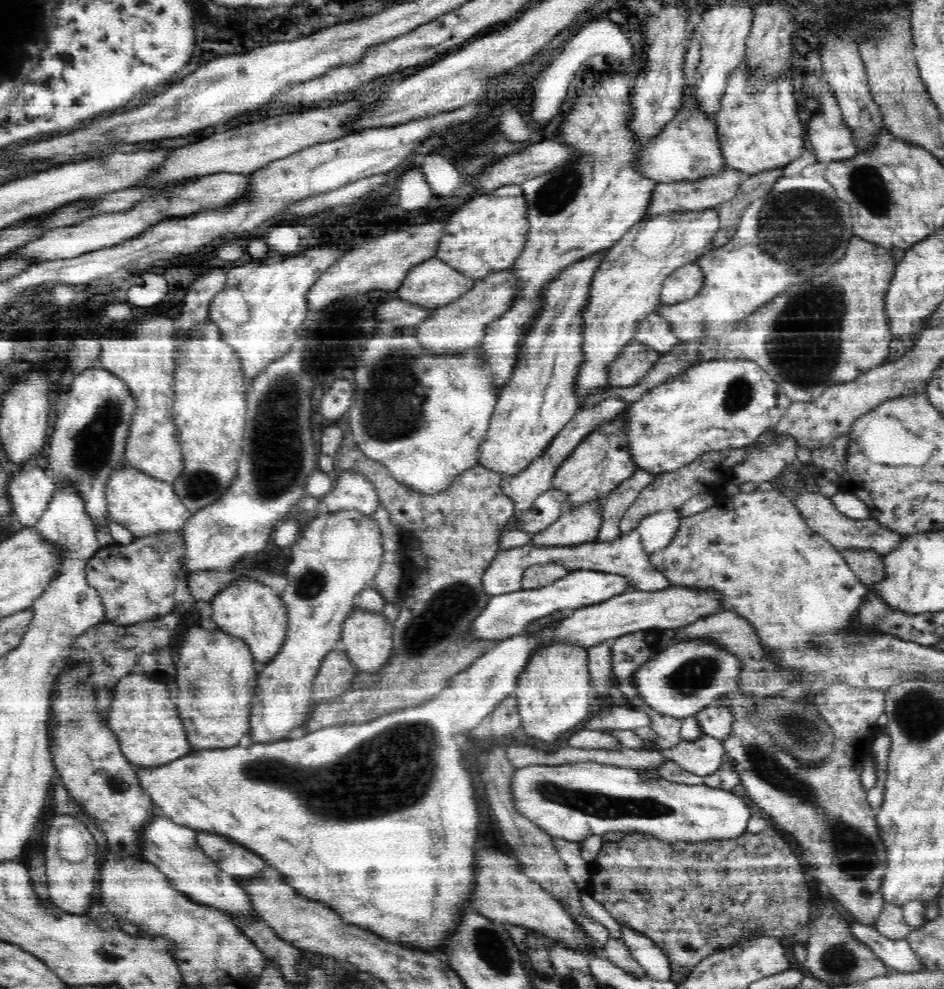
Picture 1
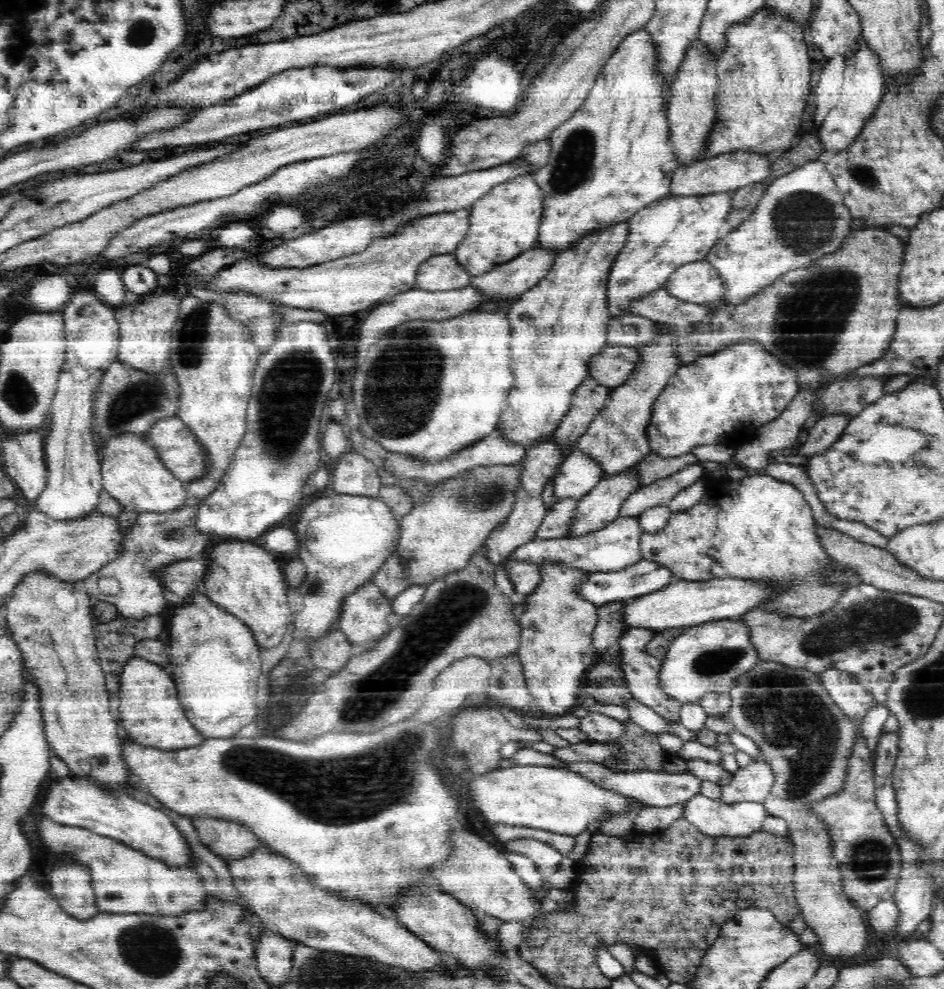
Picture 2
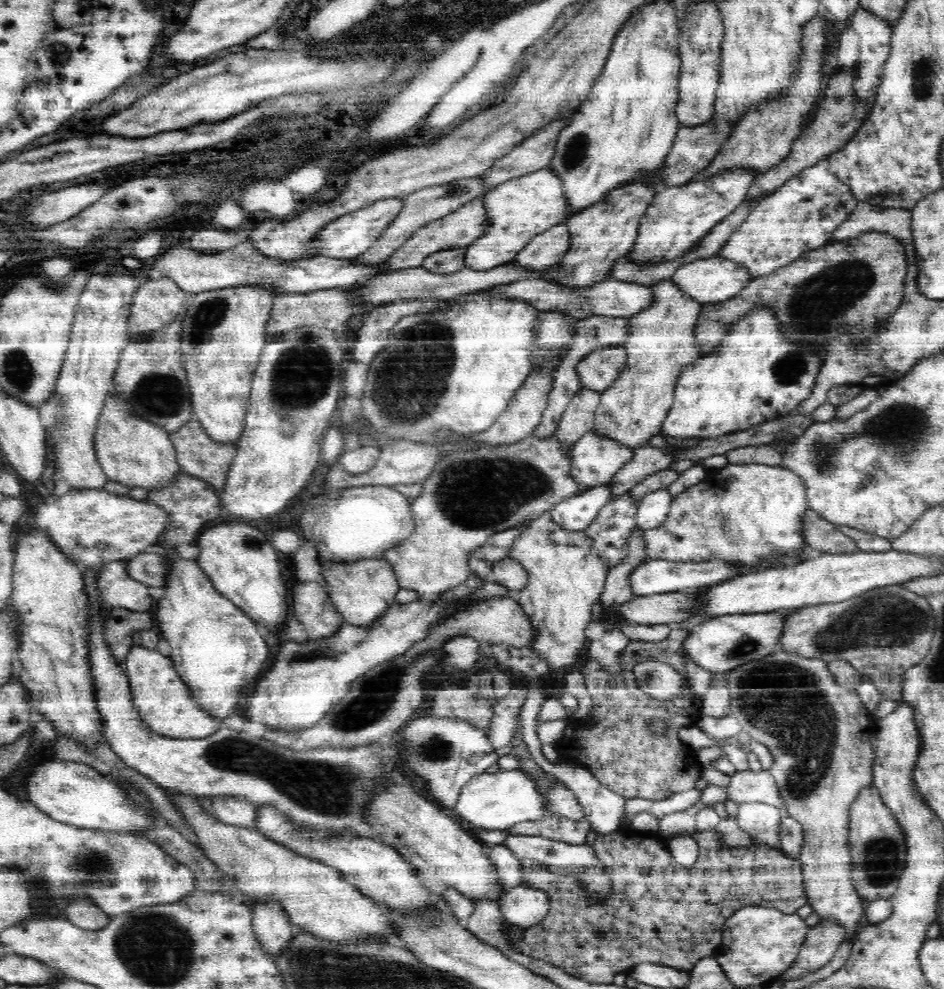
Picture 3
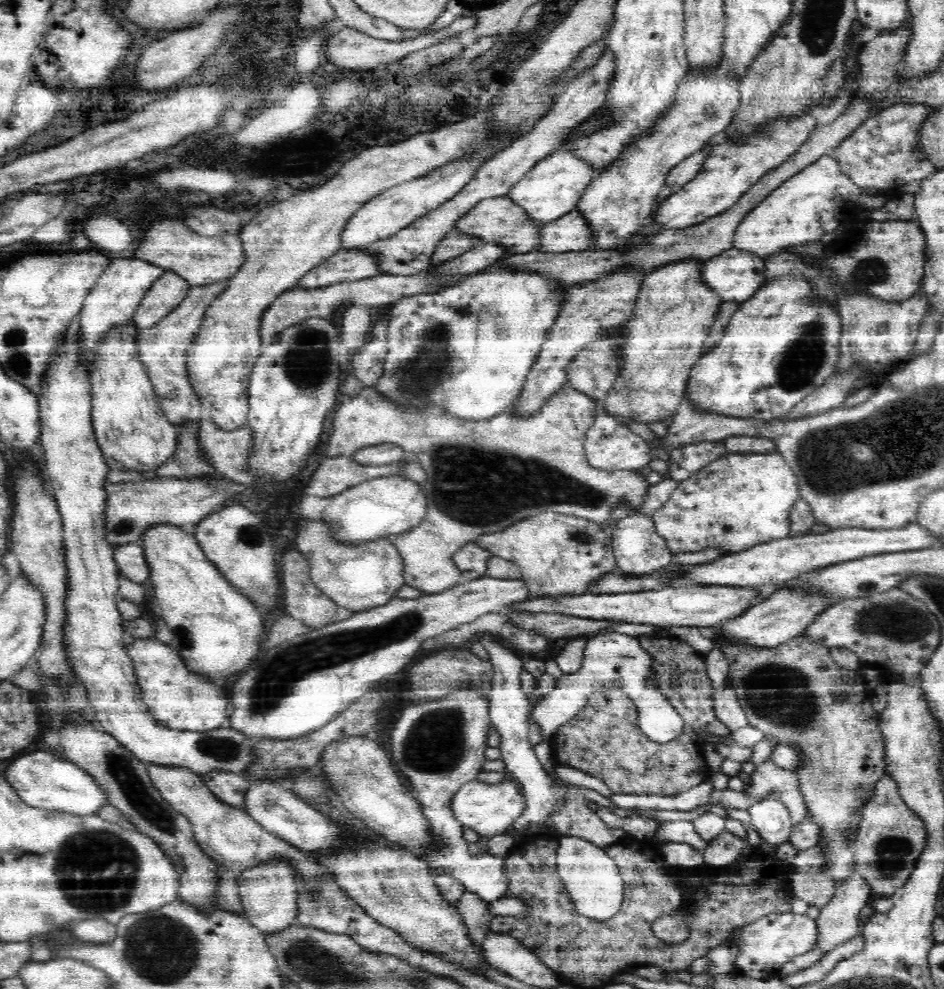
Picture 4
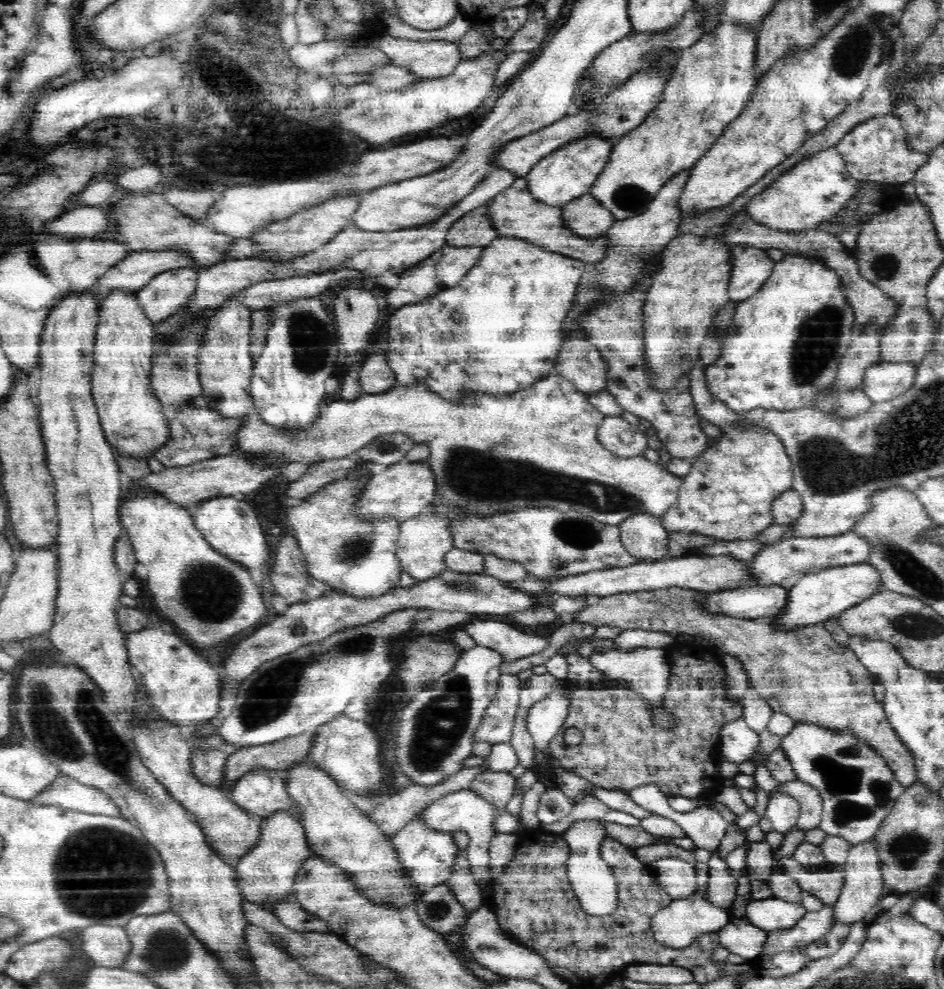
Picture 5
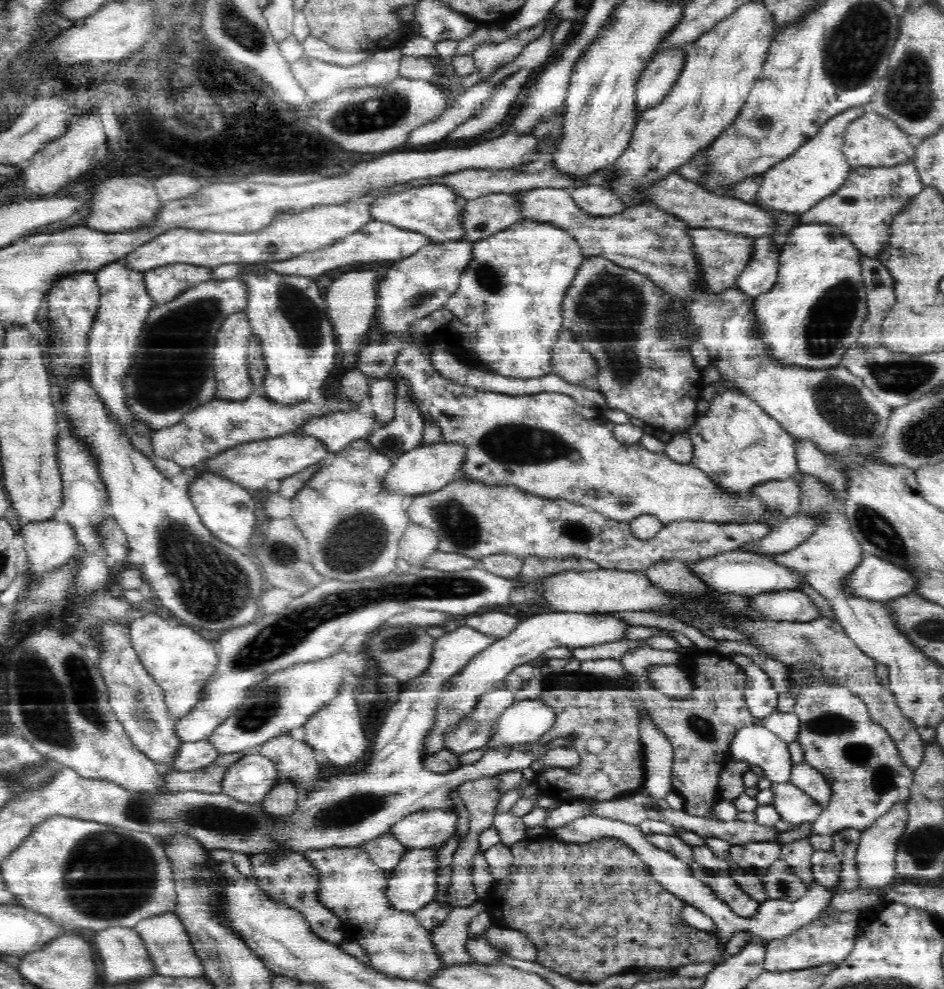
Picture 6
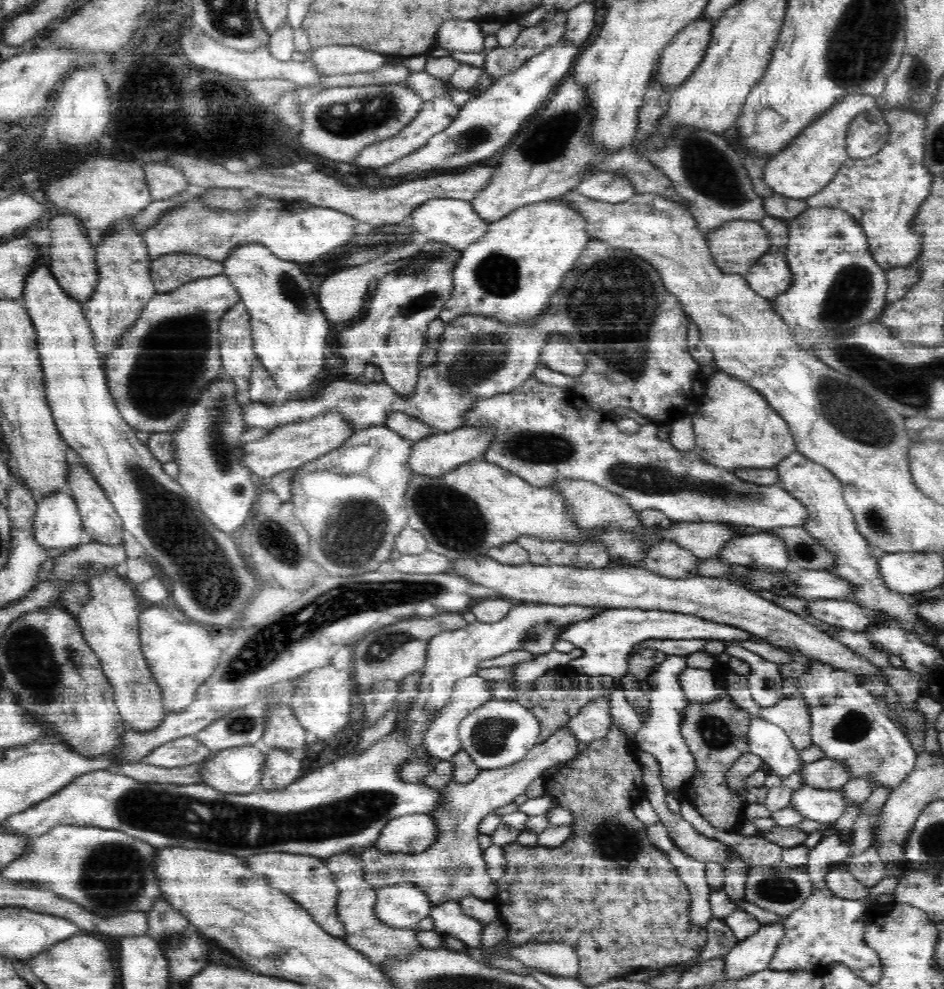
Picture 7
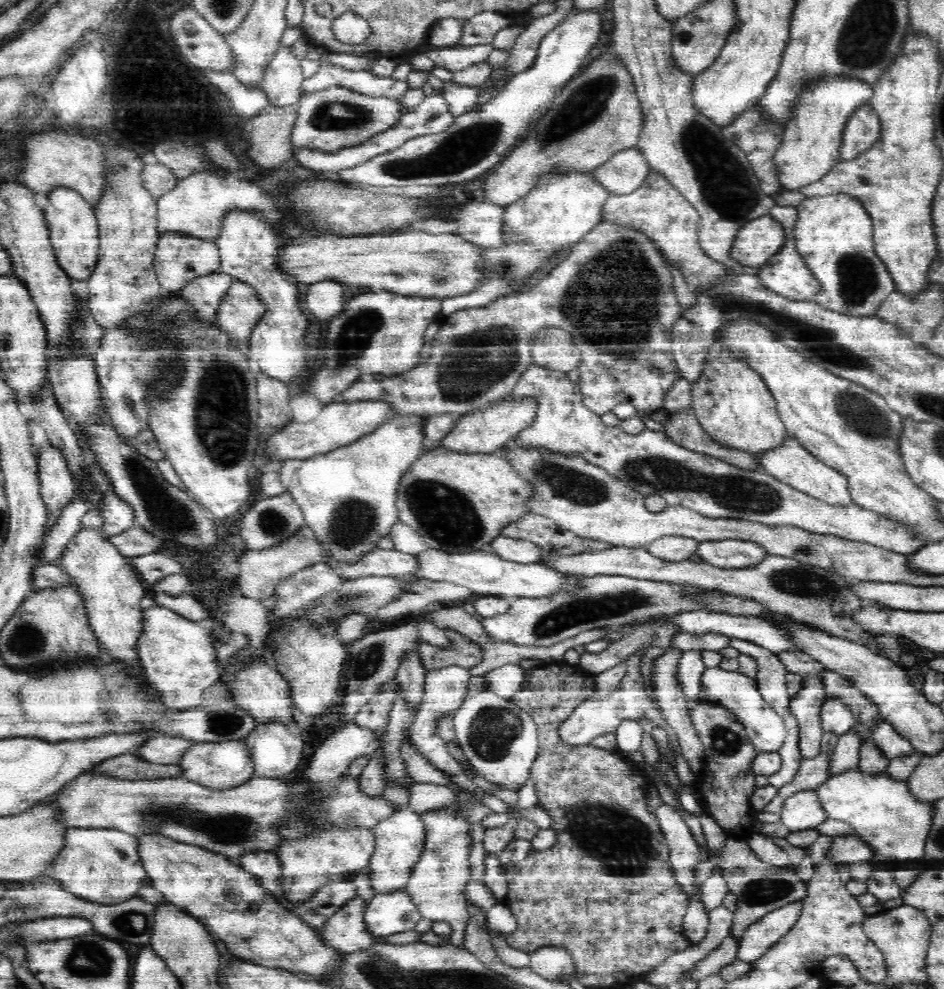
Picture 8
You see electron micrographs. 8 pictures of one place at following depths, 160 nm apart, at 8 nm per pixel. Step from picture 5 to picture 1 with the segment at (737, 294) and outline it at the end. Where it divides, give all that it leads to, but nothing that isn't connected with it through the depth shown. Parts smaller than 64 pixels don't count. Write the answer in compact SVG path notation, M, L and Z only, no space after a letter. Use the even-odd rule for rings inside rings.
M698 262L688 263L670 275L661 288L660 302L676 304L698 294L705 284L705 273Z

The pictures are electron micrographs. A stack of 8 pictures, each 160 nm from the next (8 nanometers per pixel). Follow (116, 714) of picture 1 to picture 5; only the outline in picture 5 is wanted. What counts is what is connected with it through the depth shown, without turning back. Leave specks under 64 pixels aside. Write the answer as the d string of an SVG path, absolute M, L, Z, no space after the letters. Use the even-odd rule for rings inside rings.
M158 628L126 634L126 650L132 670L145 685L158 713L182 727L202 724L220 713L219 675L212 664L202 660L184 640L164 634Z

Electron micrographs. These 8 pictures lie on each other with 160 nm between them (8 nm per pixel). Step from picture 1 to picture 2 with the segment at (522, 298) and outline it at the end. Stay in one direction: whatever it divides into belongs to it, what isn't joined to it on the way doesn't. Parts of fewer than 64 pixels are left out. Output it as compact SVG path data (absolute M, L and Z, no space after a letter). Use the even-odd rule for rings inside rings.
M645 28L627 33L623 39L624 42L620 41L620 46L615 48L598 75L585 103L552 132L552 153L548 164L532 174L546 197L536 245L553 247L558 254L592 230L612 226L612 223L624 219L630 220L654 200L667 196L674 171L680 167L680 163L674 159L669 116L662 112L663 104L667 102L664 99L666 81L656 72L657 60L652 39Z

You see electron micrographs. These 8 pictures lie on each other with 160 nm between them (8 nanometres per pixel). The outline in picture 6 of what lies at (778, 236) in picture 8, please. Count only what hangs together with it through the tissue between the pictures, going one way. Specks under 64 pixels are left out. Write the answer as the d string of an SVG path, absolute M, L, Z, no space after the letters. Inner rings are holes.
M694 228L690 235L696 247L700 265L702 265L702 285L713 292L722 292L723 289L736 286L736 281L741 272L749 264L750 257L753 255L753 244L755 239L752 236L746 236L745 233L733 232L733 230Z

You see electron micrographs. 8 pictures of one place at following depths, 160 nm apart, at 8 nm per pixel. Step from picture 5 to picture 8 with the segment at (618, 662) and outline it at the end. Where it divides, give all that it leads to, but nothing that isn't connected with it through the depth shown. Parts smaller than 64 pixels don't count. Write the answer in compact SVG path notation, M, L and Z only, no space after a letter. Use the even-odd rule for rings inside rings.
M720 667L705 668L700 677L704 702L721 705L736 715L744 725L746 736L756 751L776 752L784 744L787 728L784 719L762 699L755 681L738 671L728 672Z

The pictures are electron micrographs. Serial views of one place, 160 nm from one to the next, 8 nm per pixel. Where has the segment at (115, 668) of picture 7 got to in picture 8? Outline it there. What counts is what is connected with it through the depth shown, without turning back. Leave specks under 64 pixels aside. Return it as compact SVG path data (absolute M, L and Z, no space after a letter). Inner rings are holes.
M78 530L57 564L81 586L89 623L94 628L102 651L108 656L121 657L128 667L136 668L144 676L136 642L143 628L144 611L140 604L148 594L138 581L135 569L124 562L120 549L94 530Z

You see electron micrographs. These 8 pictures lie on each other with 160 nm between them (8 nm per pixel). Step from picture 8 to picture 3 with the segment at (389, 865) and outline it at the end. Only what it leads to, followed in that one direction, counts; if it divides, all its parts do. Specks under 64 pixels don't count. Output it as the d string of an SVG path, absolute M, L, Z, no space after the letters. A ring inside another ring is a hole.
M501 769L496 773L484 773L475 776L462 787L458 802L455 804L455 812L475 827L488 830L504 830L518 824L518 822L559 817L548 813L544 793L538 789L534 779L520 769Z

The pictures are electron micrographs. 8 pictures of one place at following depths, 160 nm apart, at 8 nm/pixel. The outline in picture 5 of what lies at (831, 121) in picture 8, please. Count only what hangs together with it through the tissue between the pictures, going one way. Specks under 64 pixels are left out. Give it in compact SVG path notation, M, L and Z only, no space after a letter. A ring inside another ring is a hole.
M836 148L815 152L780 174L746 206L748 217L774 231L792 232L802 229L827 231L822 222L836 216L836 212L854 196L859 181L846 170L844 160Z

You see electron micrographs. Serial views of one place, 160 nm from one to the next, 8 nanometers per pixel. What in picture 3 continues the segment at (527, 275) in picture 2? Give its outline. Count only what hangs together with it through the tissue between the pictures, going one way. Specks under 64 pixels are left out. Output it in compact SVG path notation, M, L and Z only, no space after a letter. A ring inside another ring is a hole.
M560 222L534 236L510 263L533 272L535 275L531 276L532 279L540 279L538 274L556 266L569 250L571 243L569 226Z

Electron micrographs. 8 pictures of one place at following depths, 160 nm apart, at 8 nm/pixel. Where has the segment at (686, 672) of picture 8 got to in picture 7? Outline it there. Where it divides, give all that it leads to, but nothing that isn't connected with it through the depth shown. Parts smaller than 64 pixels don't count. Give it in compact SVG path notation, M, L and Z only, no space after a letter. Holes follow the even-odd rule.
M667 655L660 664L654 665L654 668L649 670L647 681L651 715L634 737L636 749L648 752L656 757L661 764L660 782L665 790L665 801L672 810L677 809L680 803L672 792L682 788L696 770L694 756L680 732L684 712L686 712L688 704L691 703L679 685L679 674L687 668L685 656Z

